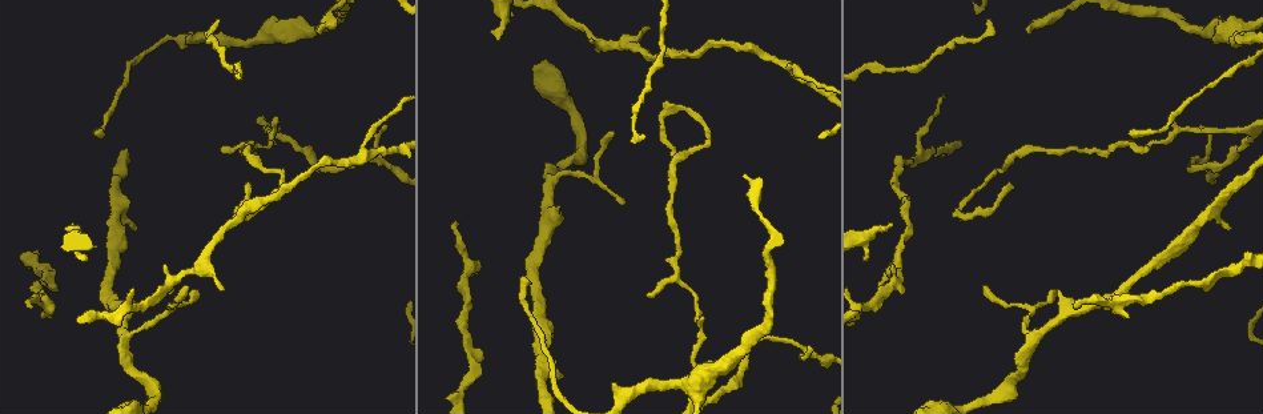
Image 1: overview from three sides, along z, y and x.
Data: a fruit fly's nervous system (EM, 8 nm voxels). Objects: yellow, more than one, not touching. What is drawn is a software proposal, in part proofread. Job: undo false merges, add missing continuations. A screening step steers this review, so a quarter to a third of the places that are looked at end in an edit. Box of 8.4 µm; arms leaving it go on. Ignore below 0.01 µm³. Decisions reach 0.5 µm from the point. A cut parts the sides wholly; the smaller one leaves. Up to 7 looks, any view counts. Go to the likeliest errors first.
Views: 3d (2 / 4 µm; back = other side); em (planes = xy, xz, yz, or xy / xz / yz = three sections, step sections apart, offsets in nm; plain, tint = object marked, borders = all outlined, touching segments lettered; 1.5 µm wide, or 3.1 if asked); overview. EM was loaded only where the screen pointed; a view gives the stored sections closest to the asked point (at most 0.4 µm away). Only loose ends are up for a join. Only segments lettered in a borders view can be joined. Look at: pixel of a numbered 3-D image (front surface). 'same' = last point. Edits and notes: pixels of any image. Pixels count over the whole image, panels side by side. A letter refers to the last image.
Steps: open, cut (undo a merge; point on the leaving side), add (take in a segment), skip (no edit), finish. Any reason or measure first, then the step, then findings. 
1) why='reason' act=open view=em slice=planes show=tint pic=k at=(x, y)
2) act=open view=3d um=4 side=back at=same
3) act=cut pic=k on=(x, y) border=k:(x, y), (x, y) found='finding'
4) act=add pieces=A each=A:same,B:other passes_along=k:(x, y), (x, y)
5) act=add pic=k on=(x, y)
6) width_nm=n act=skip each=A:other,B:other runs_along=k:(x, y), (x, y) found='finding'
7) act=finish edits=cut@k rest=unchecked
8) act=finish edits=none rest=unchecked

why='thin end' act=open view=em slice=planes show=borders pic=1 at=(30, 307)

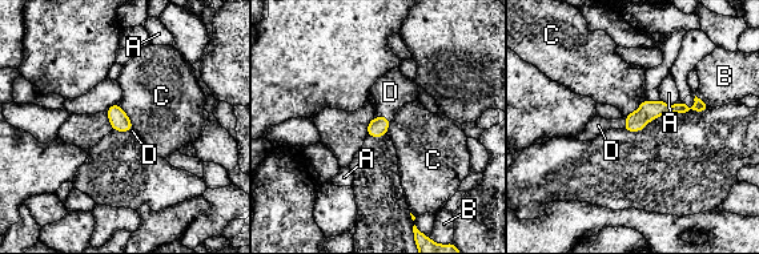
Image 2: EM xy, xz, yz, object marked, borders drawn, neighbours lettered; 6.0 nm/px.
width_nm=110 act=add pic=2 on=(390, 92) each=A:other,B:other,C:other,D:same passes_along=2:(377, 128), (382, 116), (390, 92) found='it goes on there'

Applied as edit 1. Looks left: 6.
why='thin end' act=open view=em slice=planes show=borders pic=1 at=(651, 28)

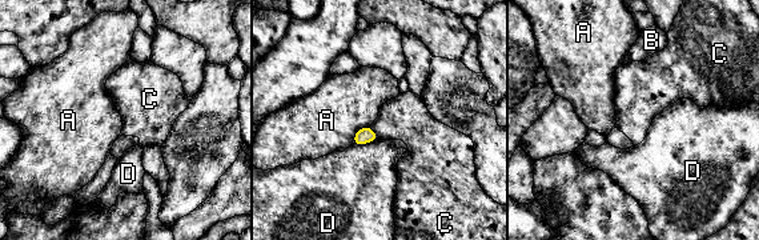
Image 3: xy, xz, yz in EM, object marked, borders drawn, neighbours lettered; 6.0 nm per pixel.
act=skip each=A:other,B:other,C:other,D:other border=3:(369, 127), (378, 138) found='none of them fits'

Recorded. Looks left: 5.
why='an open end' act=open view=3d um=2 pic=1 at=(499, 40)

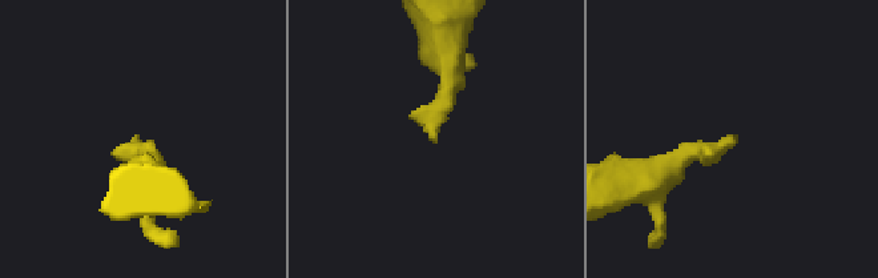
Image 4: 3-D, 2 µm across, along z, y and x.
why='shape alone is not enough' act=open view=em slice=xz step=8 show=tint pic=4 at=(138, 137)

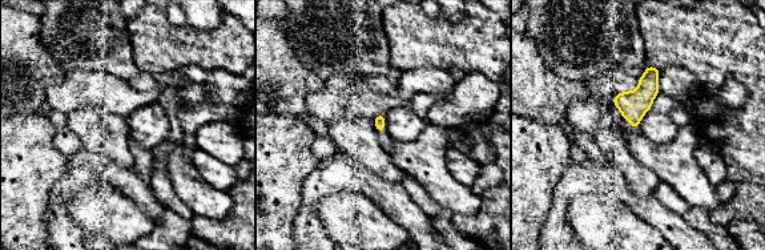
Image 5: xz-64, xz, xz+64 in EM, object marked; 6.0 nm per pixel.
why='cut it another way' act=open view=em slice=yz step=4 show=borders at=same

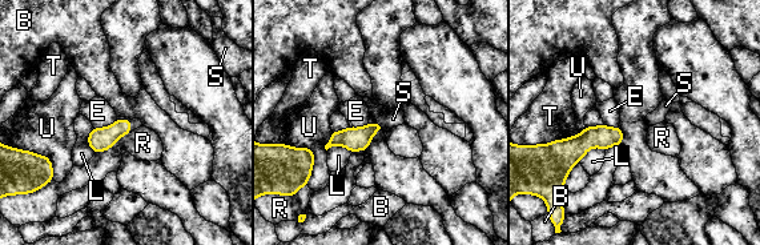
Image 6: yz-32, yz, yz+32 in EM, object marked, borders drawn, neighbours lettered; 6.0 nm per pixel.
act=add pic=6 on=(136, 123) each=B:other,E:other,L:other,R:other,S:same,T:other,U:other passes_along=6:(100, 139), (131, 127), (136, 123) found='it goes on there'

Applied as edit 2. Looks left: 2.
act=finish edits=add@2,add@6 rest=unchecked

